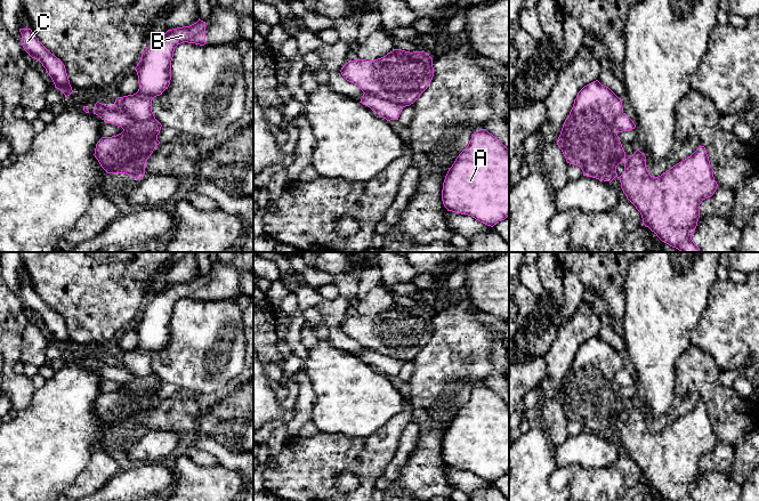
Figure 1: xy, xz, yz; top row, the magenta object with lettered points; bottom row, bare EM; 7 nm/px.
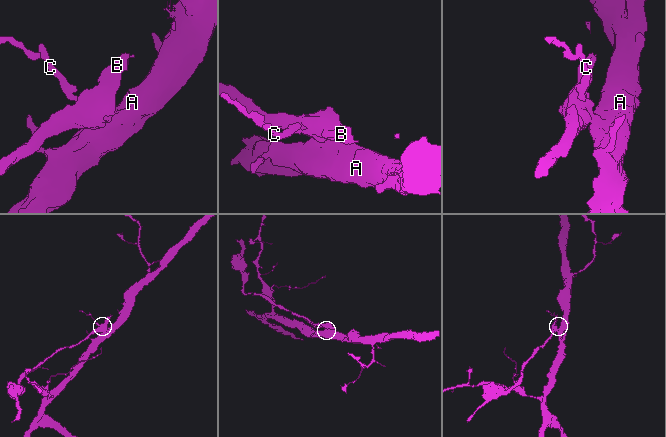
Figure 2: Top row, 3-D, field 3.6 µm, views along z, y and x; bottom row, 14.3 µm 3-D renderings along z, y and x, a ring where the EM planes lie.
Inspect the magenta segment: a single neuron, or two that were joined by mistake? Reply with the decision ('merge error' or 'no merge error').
merge error

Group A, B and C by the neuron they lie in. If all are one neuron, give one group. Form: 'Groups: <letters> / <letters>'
Groups: A C / B

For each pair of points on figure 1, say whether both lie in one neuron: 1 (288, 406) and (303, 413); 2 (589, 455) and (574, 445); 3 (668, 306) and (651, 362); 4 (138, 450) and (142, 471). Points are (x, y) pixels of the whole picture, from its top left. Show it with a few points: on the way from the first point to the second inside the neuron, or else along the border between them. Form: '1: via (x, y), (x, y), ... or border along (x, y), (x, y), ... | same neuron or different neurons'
1: border along (298, 382), (295, 412), (287, 425) | different neurons
2: via (586, 452), (578, 449) | same neuron
3: via (659, 320), (654, 348) | same neuron
4: border along (155, 461), (140, 463) | different neurons

